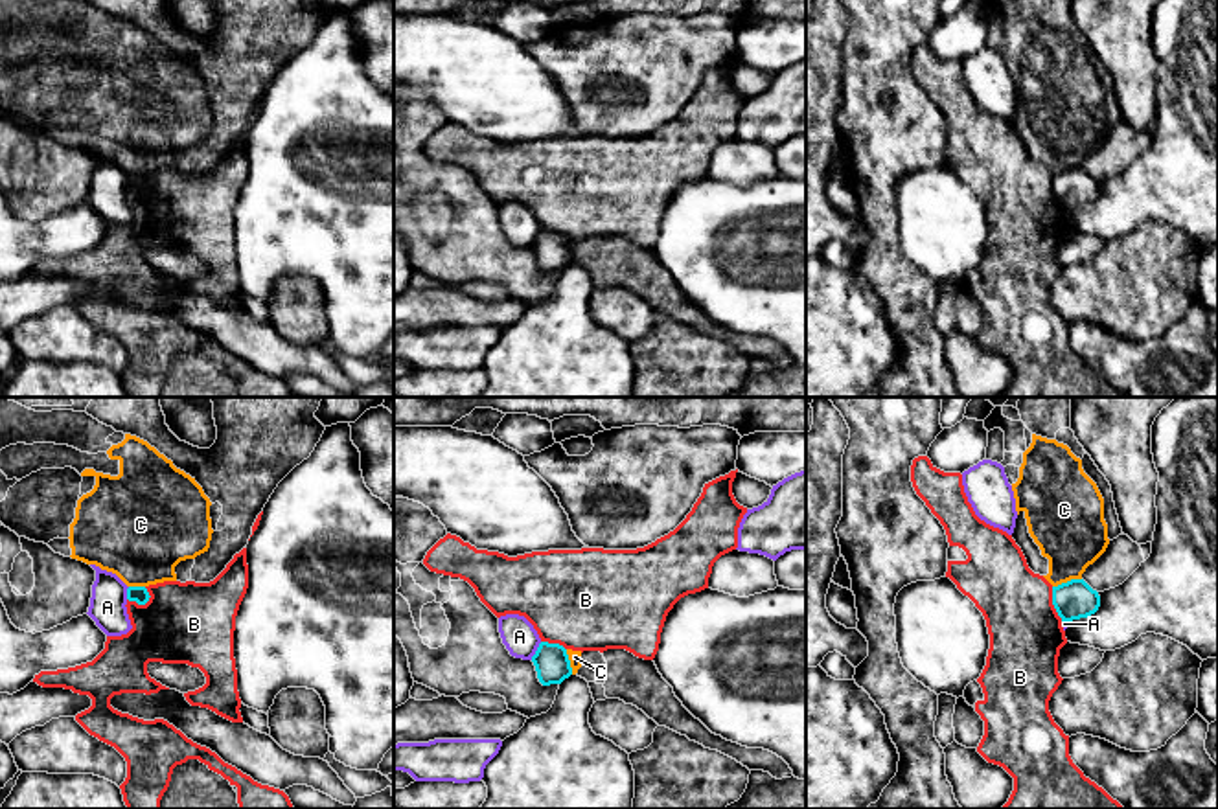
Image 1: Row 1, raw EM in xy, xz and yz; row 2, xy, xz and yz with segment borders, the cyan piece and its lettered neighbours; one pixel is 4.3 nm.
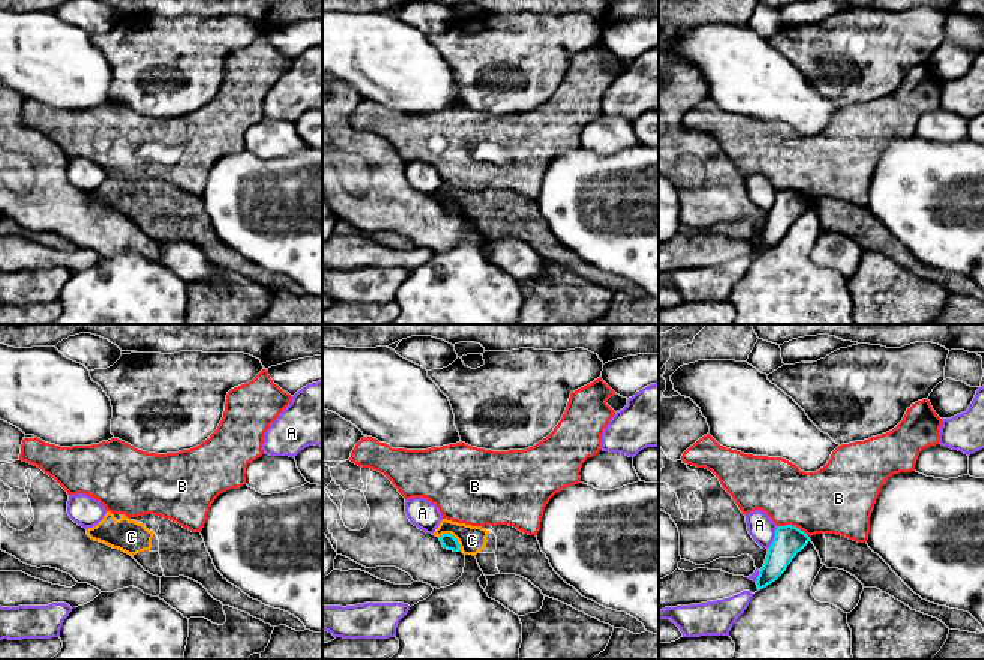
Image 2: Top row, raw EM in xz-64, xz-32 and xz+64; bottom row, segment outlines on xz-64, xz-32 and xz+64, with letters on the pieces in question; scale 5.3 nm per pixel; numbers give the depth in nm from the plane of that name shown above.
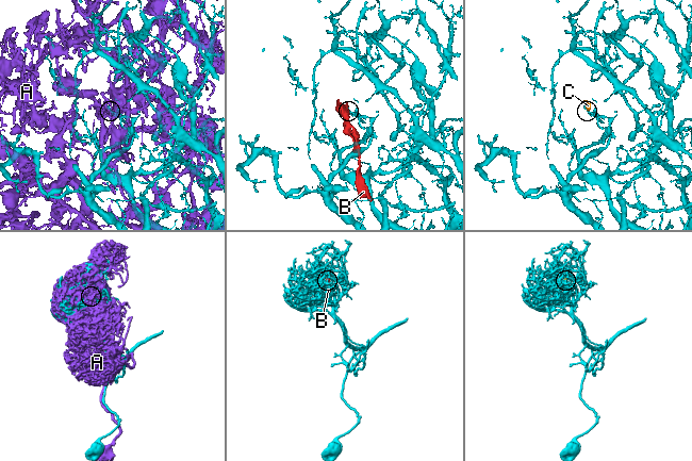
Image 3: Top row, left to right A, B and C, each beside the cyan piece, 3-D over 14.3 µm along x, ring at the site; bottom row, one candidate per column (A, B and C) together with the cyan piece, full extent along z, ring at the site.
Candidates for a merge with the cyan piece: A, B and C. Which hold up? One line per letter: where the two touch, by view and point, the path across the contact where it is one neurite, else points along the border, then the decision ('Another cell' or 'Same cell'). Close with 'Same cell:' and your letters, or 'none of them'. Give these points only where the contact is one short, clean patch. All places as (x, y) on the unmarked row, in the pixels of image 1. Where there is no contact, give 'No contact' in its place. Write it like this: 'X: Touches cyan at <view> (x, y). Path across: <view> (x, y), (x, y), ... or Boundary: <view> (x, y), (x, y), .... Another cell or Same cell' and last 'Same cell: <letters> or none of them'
A: Touches cyan at xz (536, 239). Another cell
B: Touches cyan at xy (138, 192). Boundary: xy (151, 184), (144, 192), (127, 188). Another cell
C: Touches cyan at yz (1068, 170). Boundary: yz (1080, 166), (1071, 166), (1053, 175). Another cell
Same cell: none of them

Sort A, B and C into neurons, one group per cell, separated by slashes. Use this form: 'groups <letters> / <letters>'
groups A / B / C

